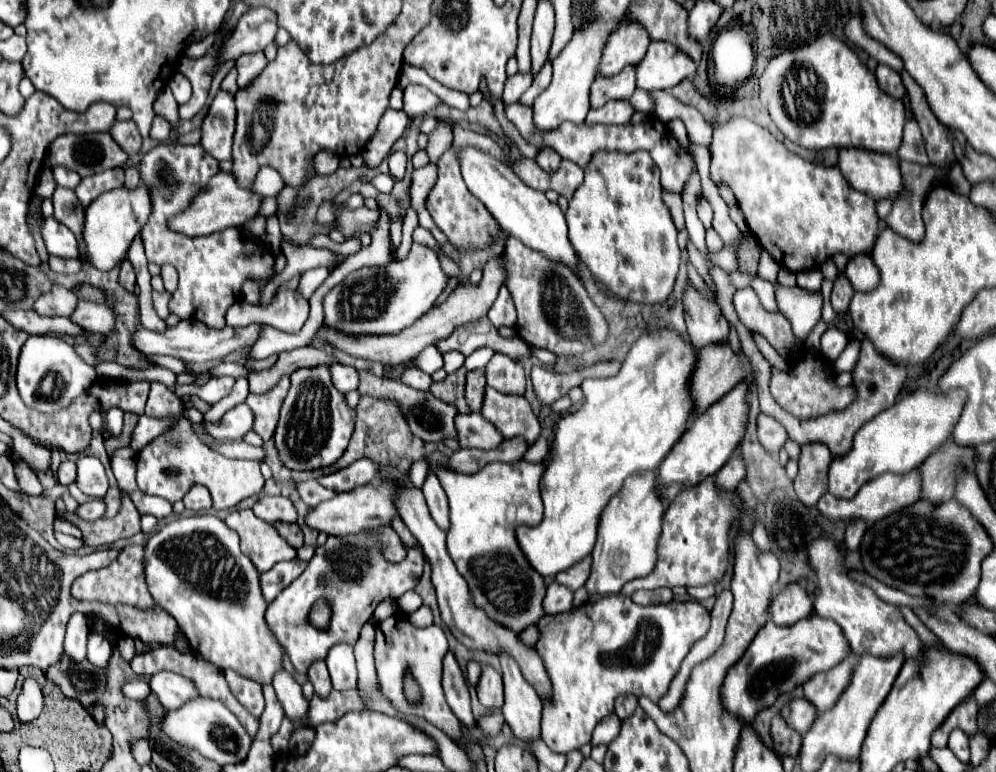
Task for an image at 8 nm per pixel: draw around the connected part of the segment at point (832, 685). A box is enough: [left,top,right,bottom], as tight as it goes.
[804,653,858,713]

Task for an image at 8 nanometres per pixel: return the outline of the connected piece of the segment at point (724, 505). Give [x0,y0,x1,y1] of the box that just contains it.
[622,477,740,595]

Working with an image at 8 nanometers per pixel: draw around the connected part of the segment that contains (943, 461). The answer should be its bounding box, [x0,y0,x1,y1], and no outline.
[918,443,974,503]

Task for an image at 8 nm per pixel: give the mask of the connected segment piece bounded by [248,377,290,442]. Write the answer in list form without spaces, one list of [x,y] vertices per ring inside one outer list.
[[[290,377],[280,379],[268,395],[248,395],[248,406],[252,409],[255,421],[254,431],[258,433],[264,442],[272,439],[280,414],[280,403],[284,401],[290,387]]]

